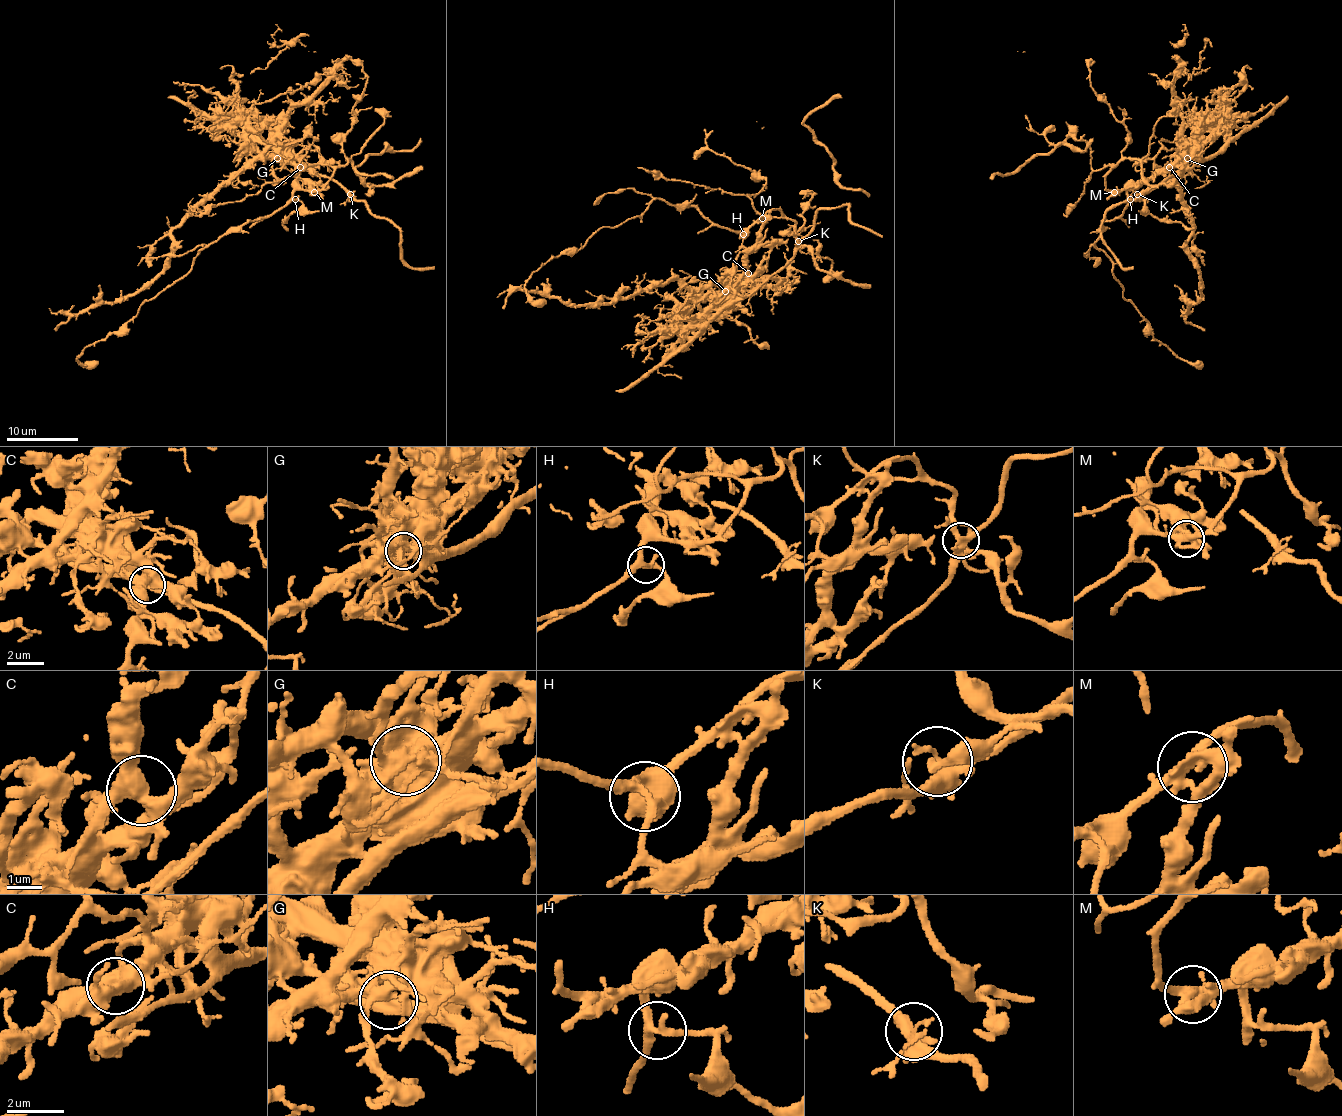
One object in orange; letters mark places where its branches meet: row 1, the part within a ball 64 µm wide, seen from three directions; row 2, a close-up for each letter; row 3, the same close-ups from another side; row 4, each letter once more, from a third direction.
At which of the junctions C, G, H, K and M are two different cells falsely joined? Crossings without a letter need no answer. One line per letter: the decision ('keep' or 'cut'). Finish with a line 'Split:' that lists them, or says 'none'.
C: keep
G: cut
H: keep
K: keep
M: cut
Split: G, M

